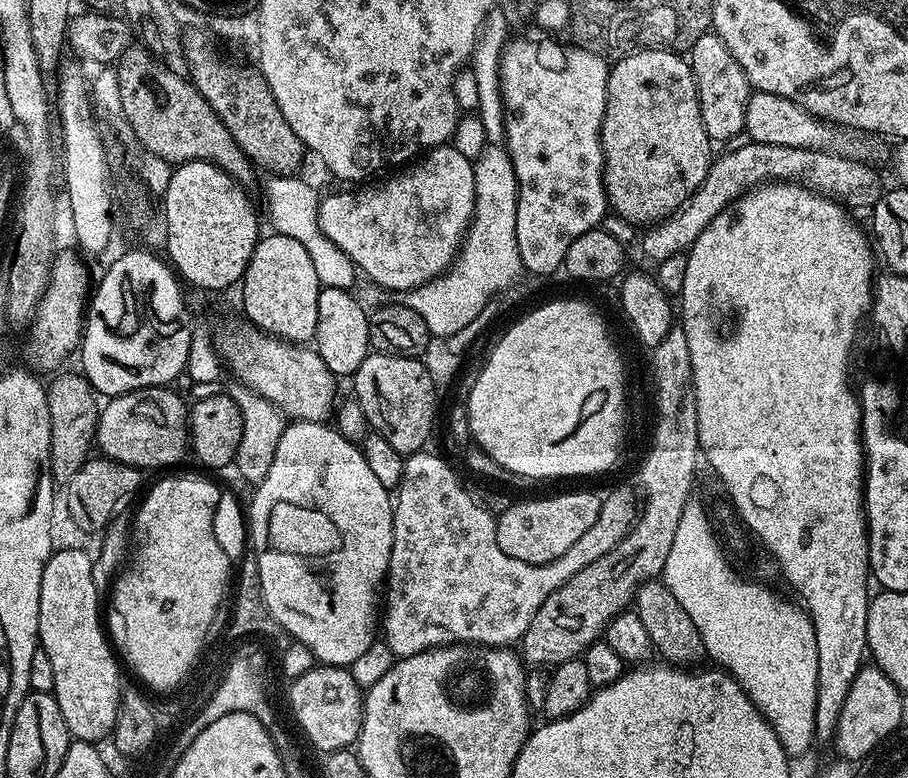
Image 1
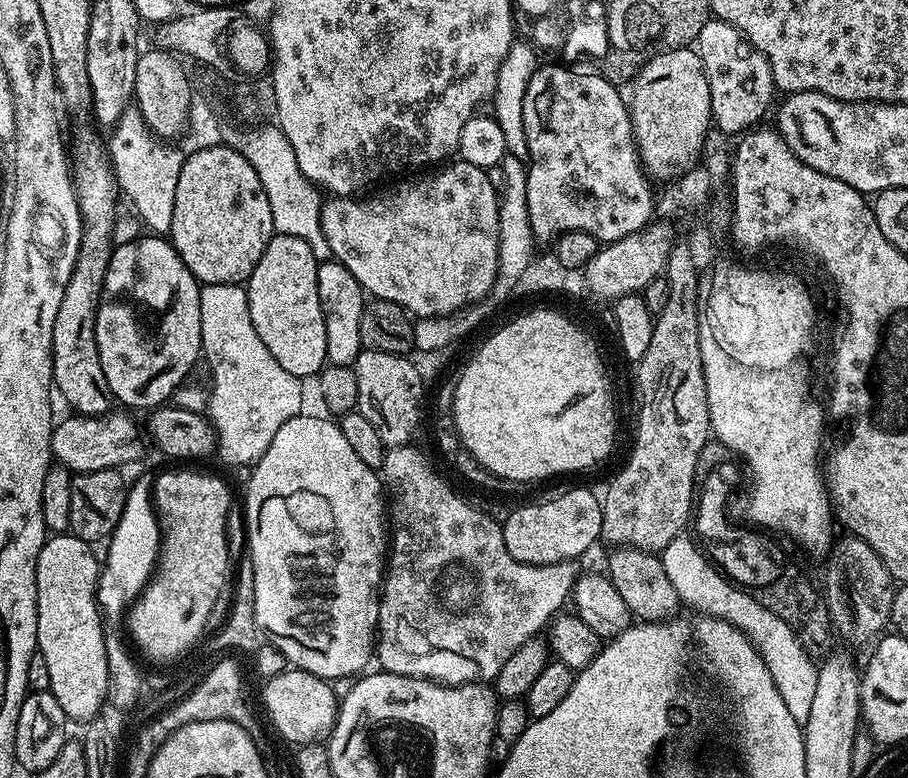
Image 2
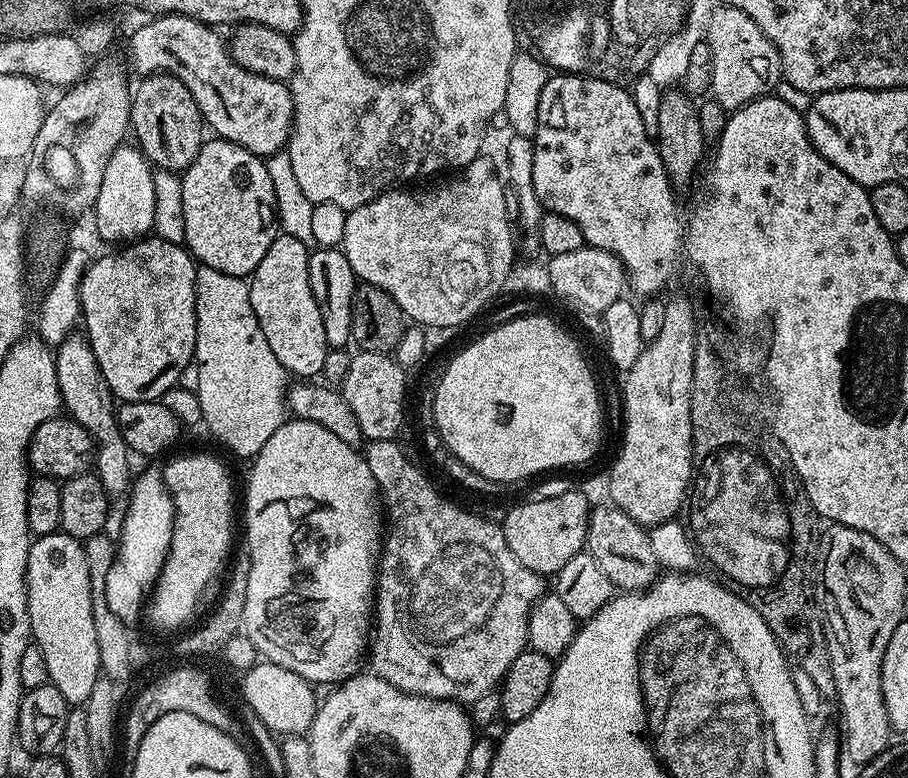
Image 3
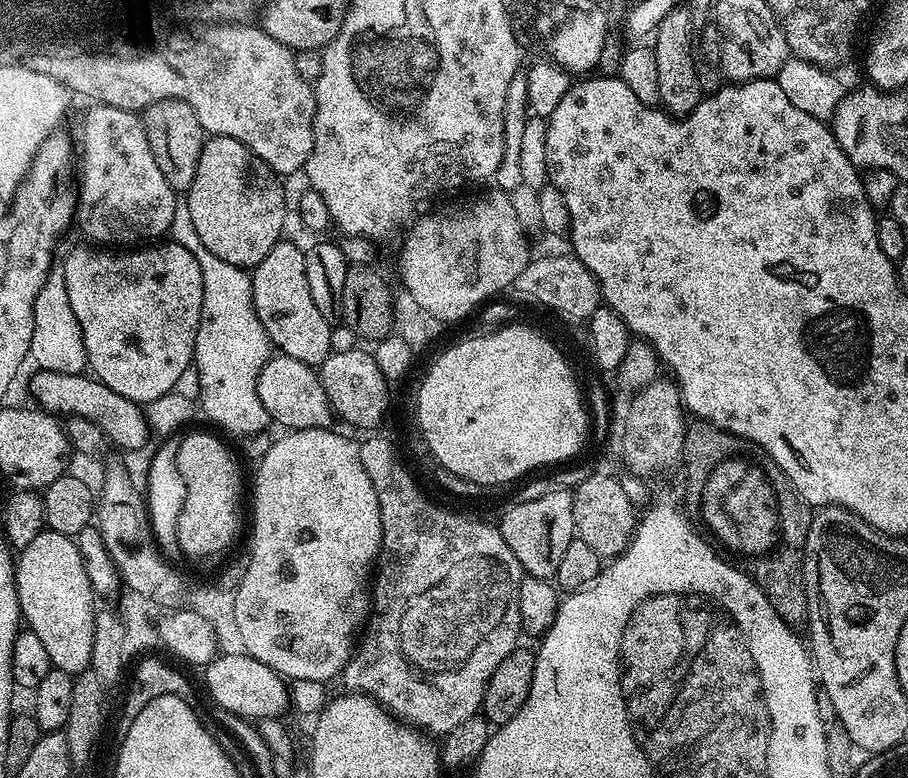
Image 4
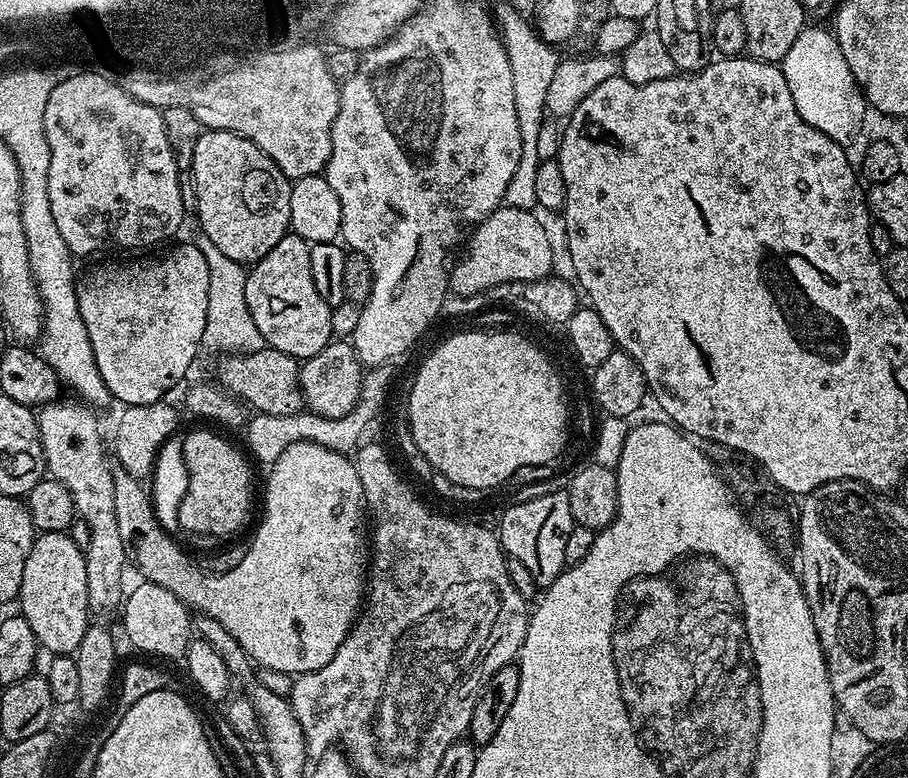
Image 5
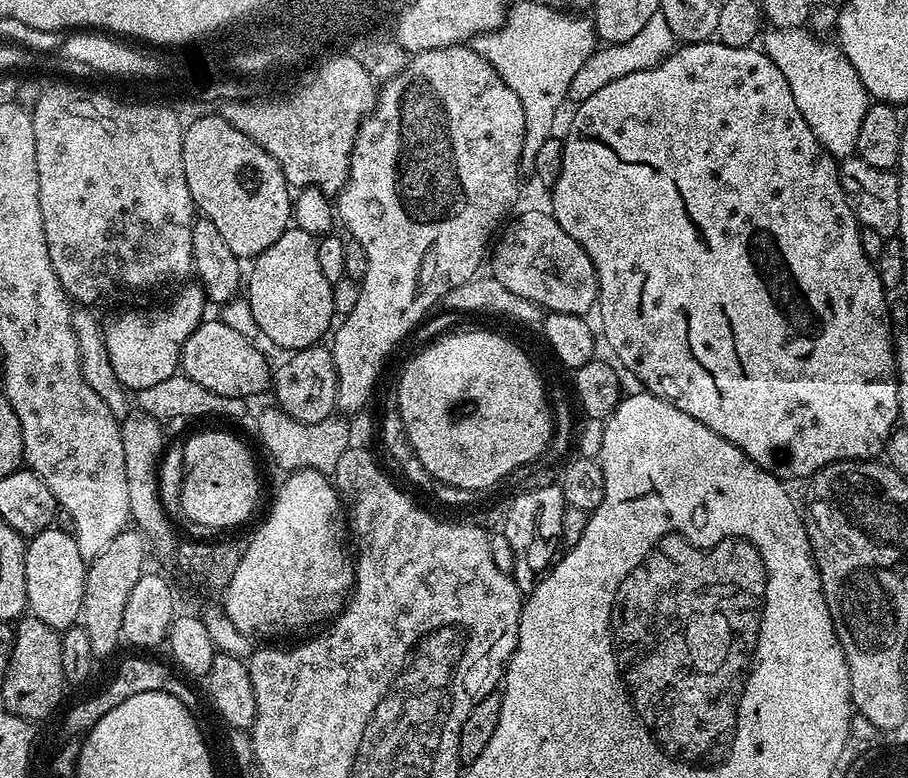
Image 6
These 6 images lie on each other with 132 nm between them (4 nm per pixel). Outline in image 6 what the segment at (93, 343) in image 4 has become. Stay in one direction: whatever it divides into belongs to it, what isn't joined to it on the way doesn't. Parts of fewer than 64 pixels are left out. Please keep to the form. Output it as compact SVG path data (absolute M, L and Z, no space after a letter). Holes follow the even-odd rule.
M185 283L173 304L165 308L148 308L145 312L124 312L112 321L107 321L104 330L106 354L110 354L110 366L118 374L118 382L133 393L146 386L166 382L166 378L177 375L180 367L180 351L190 338L192 331L205 319L206 297L199 283Z

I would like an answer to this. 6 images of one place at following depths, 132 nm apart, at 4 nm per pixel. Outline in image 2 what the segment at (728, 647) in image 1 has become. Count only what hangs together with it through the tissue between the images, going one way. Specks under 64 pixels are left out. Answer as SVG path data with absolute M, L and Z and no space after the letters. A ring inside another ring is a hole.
M688 534L678 535L662 553L666 575L670 577L670 582L674 582L674 590L678 590L681 601L687 607L689 604L696 608L692 610L697 613L715 616L744 633L744 637L756 647L770 678L774 680L778 694L782 696L782 702L786 702L786 710L790 710L790 714L801 726L804 725L806 718L810 718L810 700L818 686L817 661L808 655L802 642L798 642L789 624L782 622L778 614L766 610L766 606L762 606L762 602L755 600L749 592L744 592L729 582L701 551L697 541L693 540Z

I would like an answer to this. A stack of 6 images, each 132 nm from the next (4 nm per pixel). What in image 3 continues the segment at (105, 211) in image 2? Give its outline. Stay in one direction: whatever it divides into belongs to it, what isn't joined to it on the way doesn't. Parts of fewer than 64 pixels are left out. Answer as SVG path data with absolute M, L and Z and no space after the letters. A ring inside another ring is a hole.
M73 334L67 336L61 344L55 345L54 355L63 411L71 419L77 420L88 431L92 439L94 475L102 482L108 497L116 498L122 494L124 496L134 480L133 457L130 455L130 449L126 446L116 421L117 401L112 395L106 378L102 378L98 358L94 358L94 350L90 346L87 335Z

